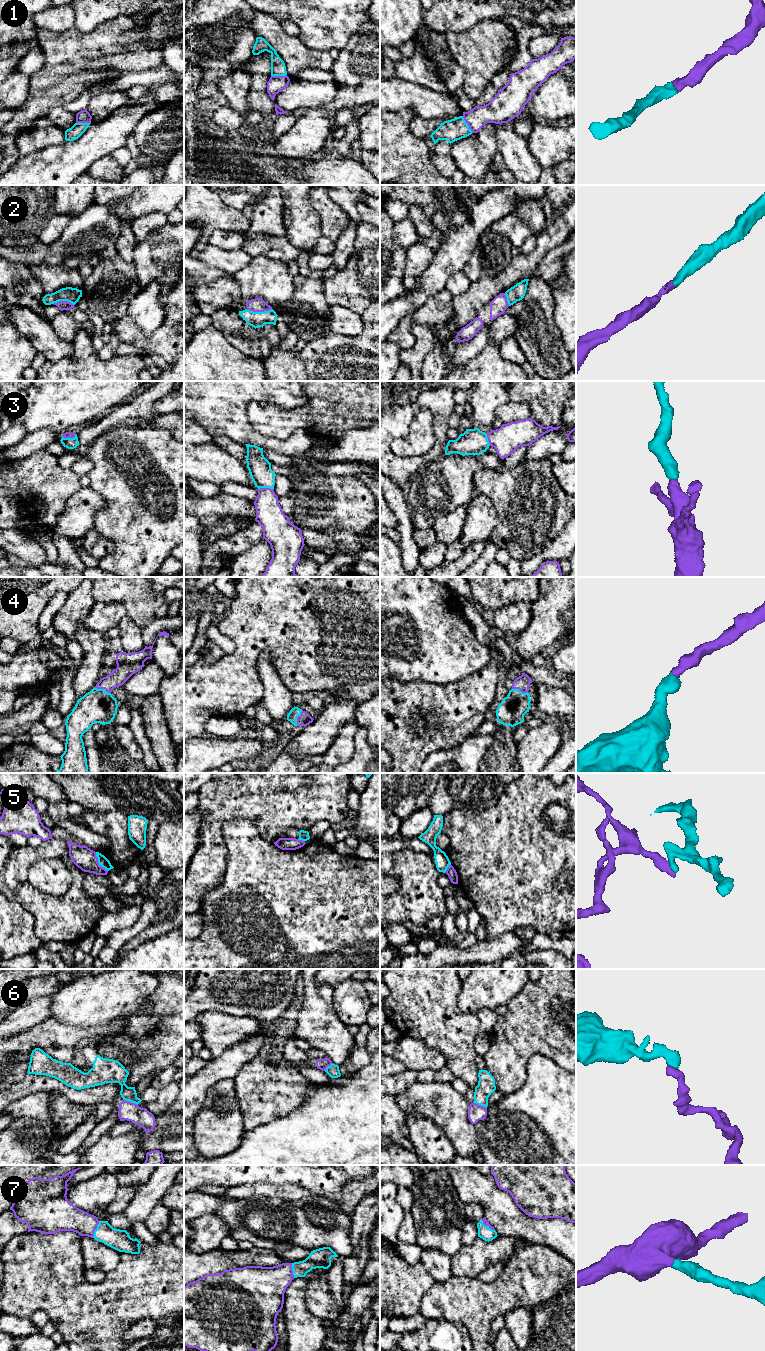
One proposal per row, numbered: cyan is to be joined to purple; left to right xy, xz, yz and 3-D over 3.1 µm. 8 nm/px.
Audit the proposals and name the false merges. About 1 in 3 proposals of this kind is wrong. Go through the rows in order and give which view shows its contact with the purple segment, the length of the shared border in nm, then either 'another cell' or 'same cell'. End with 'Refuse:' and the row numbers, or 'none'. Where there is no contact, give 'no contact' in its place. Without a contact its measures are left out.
1: contact in yz; length 160 nm; same cell
2: contact in xz; length 200 nm; same cell
3: contact in xz; length 130 nm; same cell
4: contact in xy; length 140 nm; same cell
5: contact in xy; length 190 nm; another cell
6: contact in xy; length 130 nm; another cell
7: contact in xy; length 150 nm; same cell
Refuse: 5, 6

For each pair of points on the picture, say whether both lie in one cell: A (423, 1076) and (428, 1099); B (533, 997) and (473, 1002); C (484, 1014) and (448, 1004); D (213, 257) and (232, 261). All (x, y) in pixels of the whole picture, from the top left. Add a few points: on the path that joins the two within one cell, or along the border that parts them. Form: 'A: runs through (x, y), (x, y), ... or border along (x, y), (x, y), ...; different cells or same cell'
A: border along (417, 1079), (422, 1082), (434, 1082); different cells
B: border along (526, 982), (506, 1004); different cells
C: border along (475, 1014), (480, 1030); different cells
D: runs through (218, 258), (227, 260); same cell

